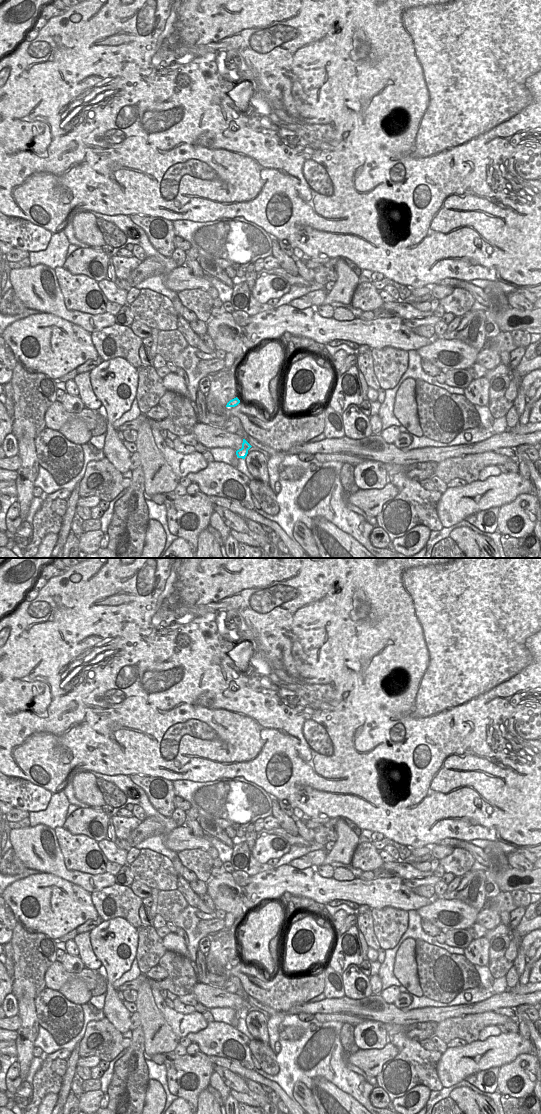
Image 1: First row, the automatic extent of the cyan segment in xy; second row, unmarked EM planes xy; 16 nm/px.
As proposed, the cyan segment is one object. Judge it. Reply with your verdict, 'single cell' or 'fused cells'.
fused cells

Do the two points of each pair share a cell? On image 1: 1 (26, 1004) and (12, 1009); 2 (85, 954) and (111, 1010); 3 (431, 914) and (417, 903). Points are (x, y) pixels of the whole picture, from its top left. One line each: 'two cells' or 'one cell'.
1: two cells
2: two cells
3: two cells

